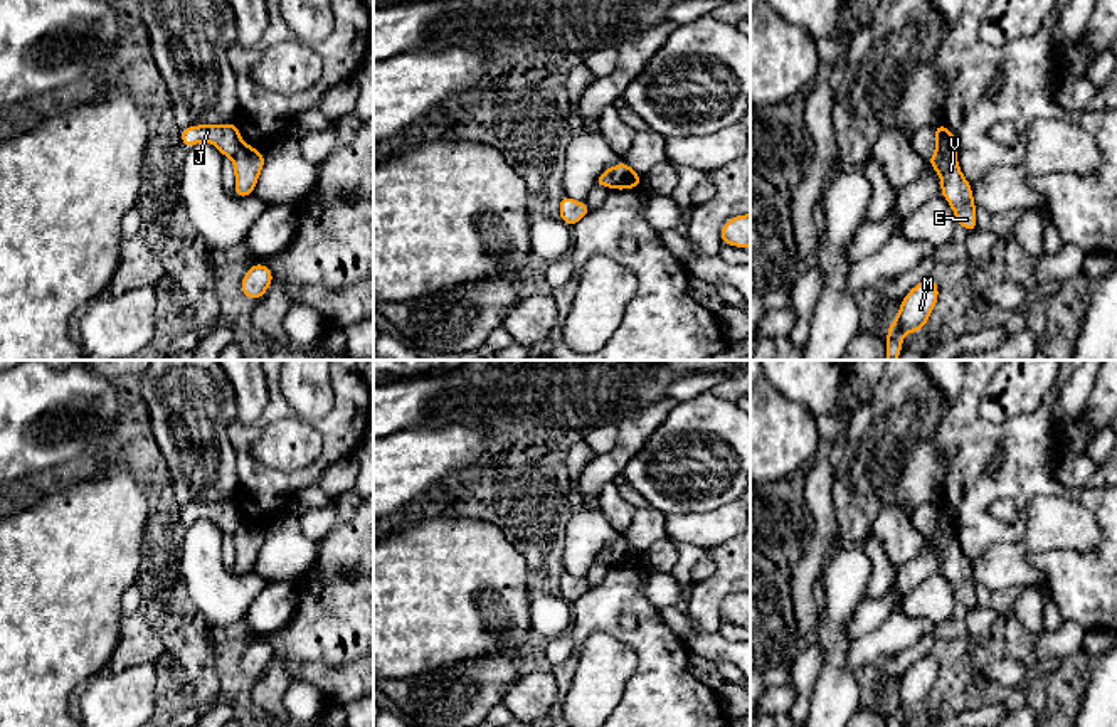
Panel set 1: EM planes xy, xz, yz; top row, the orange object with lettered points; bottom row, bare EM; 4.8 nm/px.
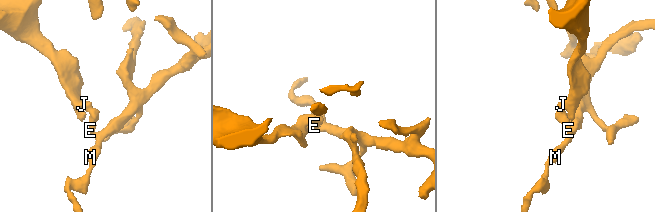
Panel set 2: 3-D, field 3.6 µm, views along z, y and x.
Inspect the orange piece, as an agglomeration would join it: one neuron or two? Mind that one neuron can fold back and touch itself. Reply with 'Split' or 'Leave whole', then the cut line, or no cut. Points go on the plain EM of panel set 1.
Split. Split along xz (609, 546), (613, 564)

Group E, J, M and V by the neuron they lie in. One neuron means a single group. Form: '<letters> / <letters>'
E M V / J

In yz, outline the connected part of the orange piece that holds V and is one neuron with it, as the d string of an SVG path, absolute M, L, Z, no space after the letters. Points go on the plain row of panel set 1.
M935 527L925 542L937 547L940 554L940 572L952 584L957 602L967 609L979 608L974 592L977 582L974 581L972 562L962 552L957 532Z

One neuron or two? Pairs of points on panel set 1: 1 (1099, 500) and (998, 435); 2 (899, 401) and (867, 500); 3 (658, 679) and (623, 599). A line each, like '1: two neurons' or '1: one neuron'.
1: one neuron
2: one neuron
3: one neuron

